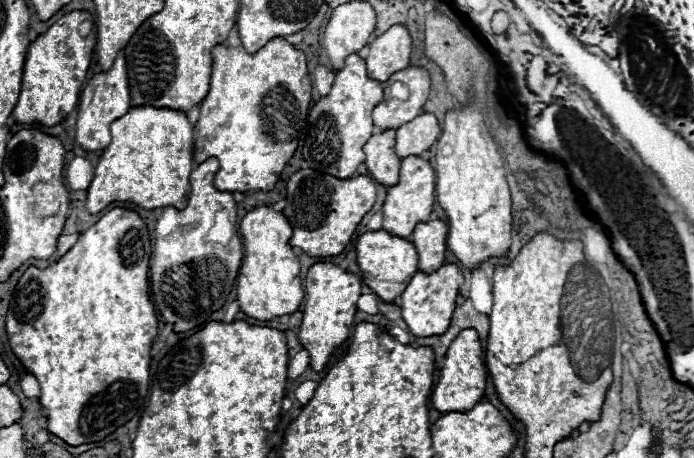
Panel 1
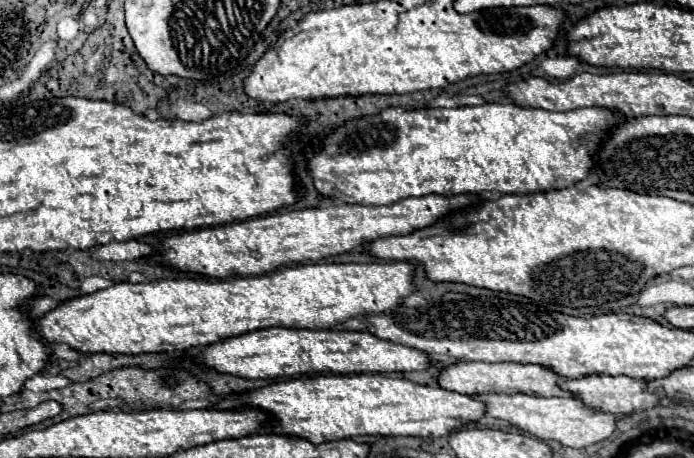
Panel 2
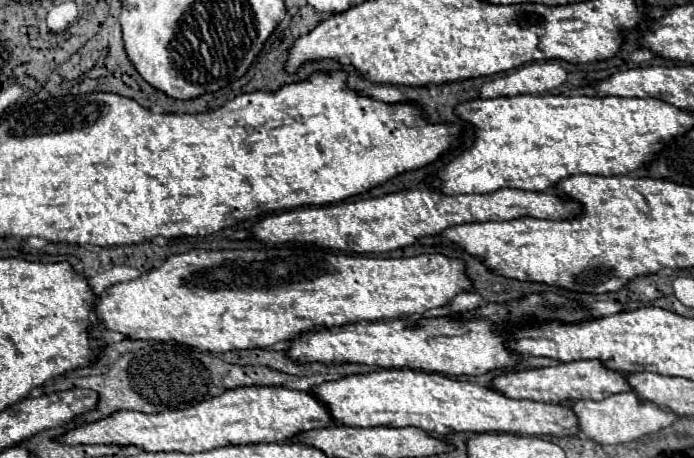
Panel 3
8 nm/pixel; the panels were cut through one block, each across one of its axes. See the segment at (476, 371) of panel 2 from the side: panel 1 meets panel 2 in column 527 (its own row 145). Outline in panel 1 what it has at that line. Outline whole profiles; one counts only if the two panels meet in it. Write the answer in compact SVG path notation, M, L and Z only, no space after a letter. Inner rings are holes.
M392 128L372 134L370 140L364 144L364 154L366 154L364 164L370 176L384 186L398 184L400 158L394 152L394 144L396 144L396 132Z

